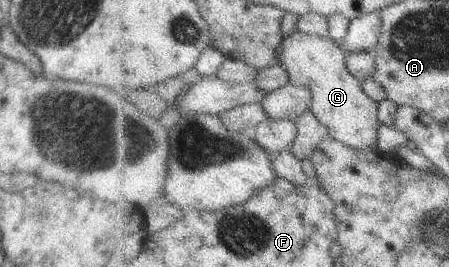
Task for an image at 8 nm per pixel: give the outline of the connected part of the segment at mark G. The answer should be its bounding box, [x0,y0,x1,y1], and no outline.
[276,30,383,150]

